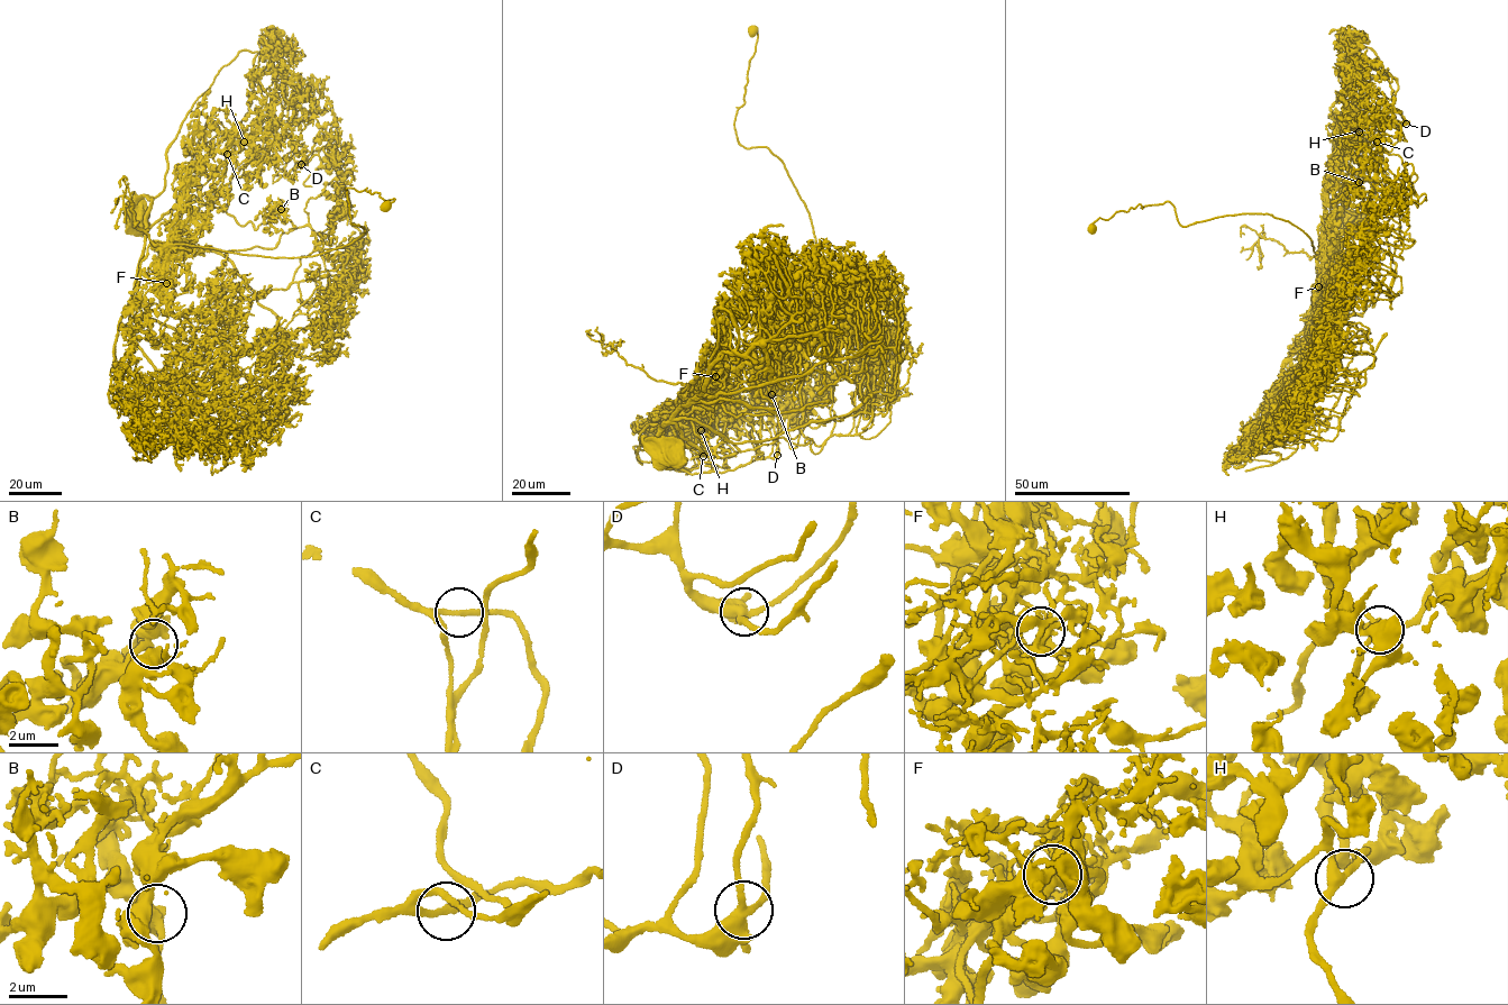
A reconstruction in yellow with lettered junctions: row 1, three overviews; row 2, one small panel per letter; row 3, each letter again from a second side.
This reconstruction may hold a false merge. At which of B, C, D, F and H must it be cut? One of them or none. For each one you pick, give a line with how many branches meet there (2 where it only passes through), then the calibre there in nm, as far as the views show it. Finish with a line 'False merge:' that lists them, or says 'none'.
F: 8 | 280 nm
False merge: F

